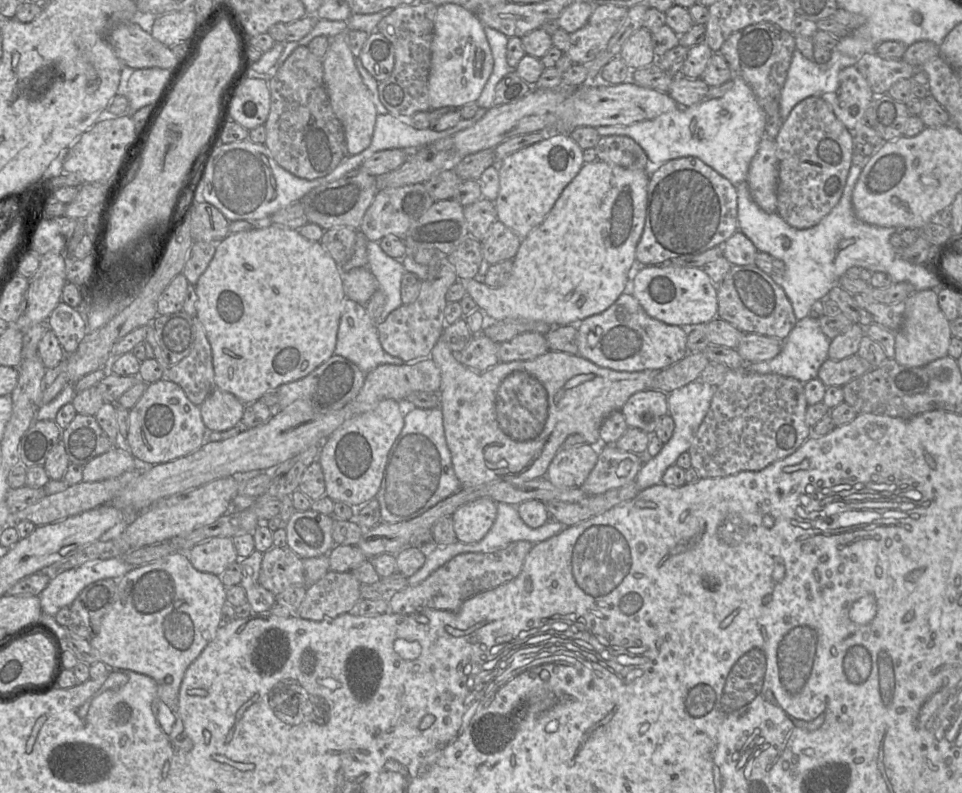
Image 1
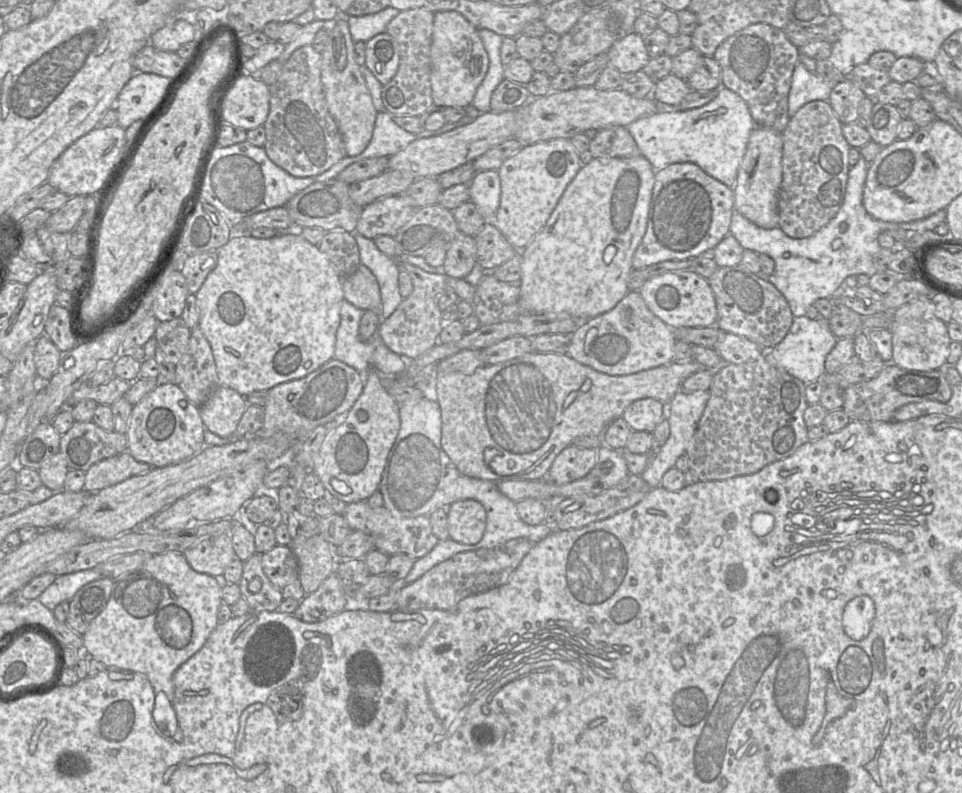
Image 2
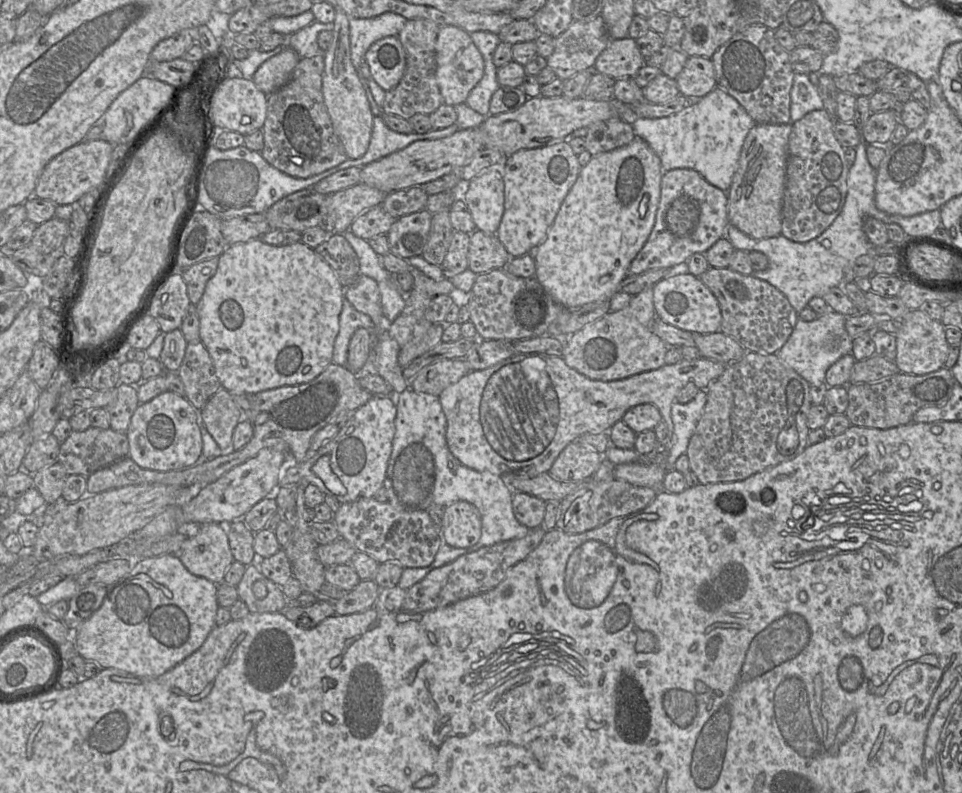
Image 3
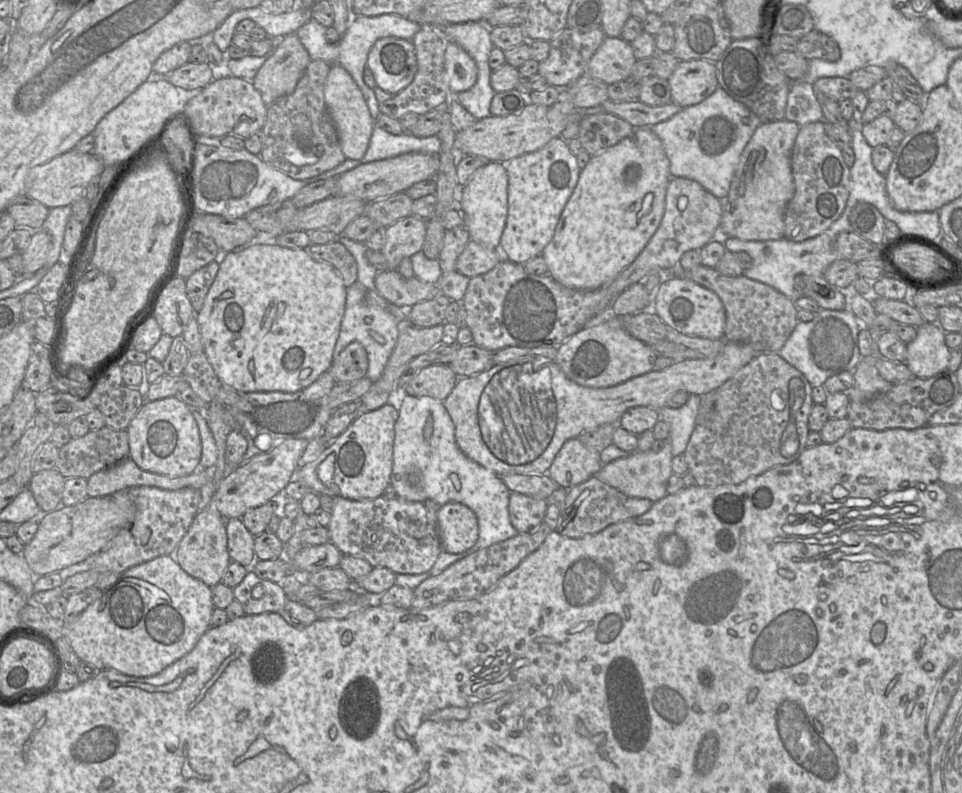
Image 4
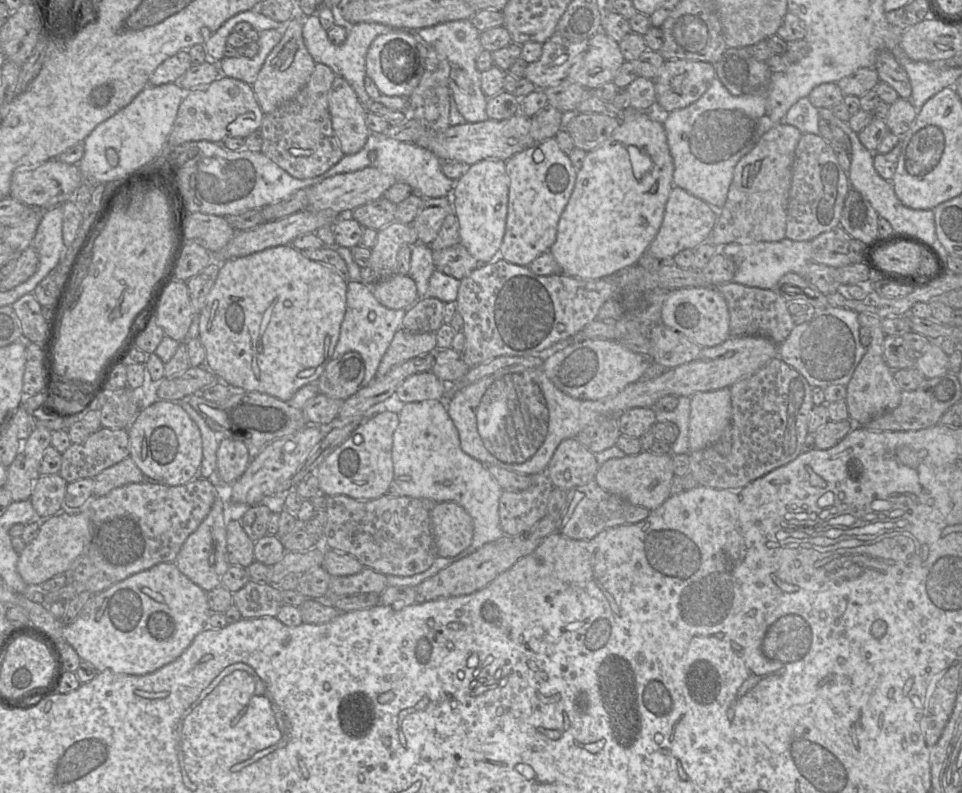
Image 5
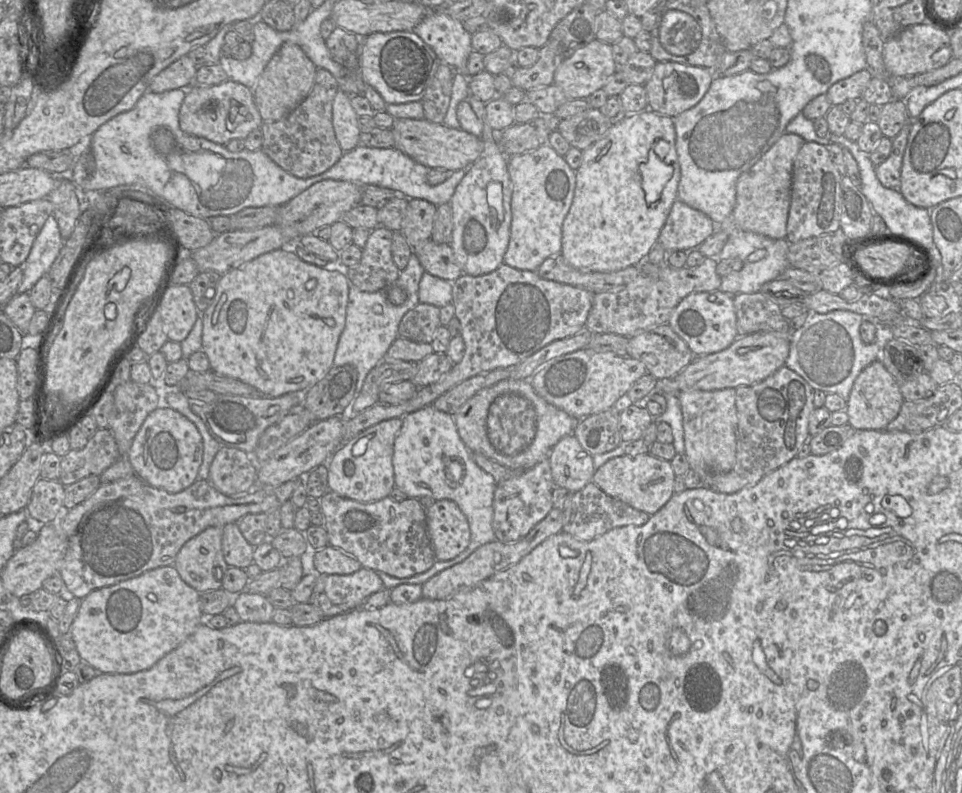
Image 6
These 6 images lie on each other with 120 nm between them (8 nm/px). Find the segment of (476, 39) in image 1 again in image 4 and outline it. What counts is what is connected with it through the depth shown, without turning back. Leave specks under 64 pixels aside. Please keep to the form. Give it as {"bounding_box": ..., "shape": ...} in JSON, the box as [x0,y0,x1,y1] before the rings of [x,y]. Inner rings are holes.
{"bounding_box":[445,42,477,94],"shape":[[[449,42],[445,51],[445,70],[452,94],[469,90],[477,81],[474,59],[458,44]]]}

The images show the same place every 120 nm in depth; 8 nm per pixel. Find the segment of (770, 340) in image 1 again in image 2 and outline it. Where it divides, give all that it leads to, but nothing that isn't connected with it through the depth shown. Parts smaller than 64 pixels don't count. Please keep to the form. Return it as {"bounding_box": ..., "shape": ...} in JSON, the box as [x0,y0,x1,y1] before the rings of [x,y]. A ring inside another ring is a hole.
{"bounding_box":[713,332,766,363],"shape":[[[727,332],[720,333],[713,349],[717,351],[723,363],[745,363],[766,352],[746,337]]]}

